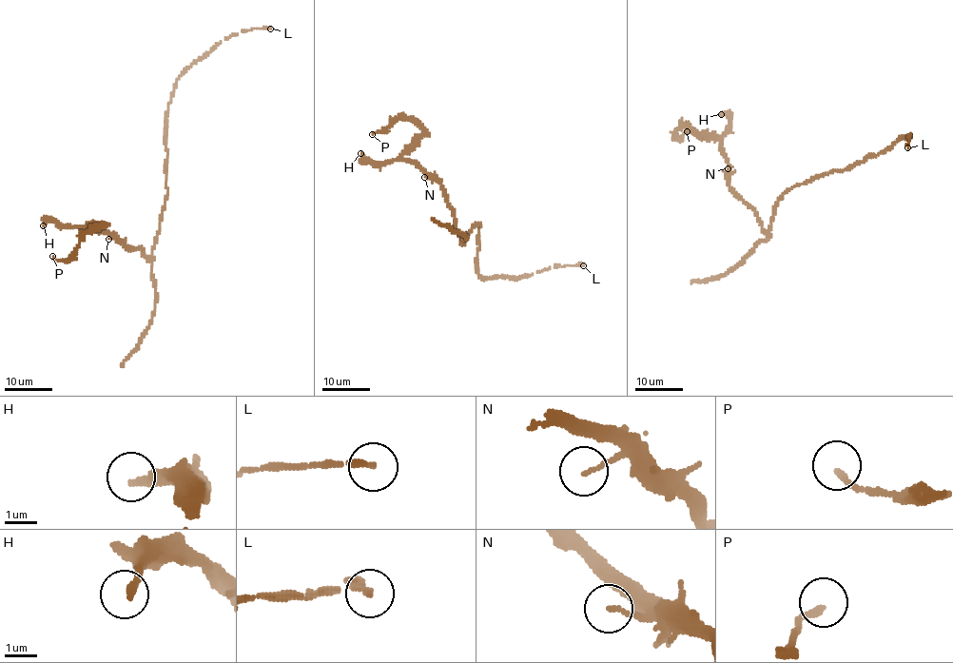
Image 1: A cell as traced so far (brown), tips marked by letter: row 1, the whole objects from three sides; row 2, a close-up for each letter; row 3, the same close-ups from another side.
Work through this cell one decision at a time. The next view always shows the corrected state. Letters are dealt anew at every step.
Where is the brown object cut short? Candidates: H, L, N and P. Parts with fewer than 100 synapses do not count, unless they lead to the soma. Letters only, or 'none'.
L

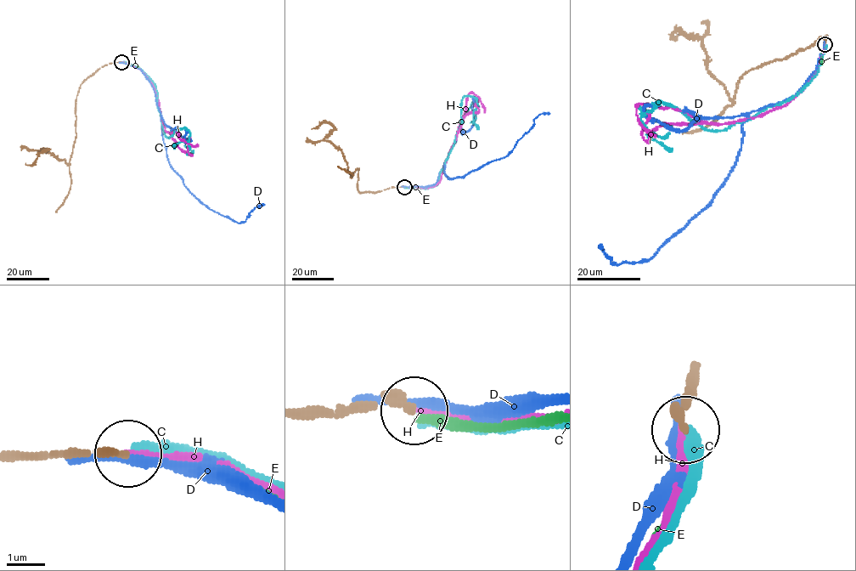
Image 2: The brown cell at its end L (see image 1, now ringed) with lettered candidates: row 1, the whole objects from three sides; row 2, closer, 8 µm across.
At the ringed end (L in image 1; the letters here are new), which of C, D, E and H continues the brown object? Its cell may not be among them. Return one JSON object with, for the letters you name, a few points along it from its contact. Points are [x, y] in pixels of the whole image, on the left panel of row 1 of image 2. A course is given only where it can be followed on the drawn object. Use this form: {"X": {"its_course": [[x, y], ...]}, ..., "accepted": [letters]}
{"H": {"its_course": [[121, 62], [142, 70], [150, 82], [166, 131], [177, 132], [180, 139], [198, 145]]}, "accepted": ["H"]}

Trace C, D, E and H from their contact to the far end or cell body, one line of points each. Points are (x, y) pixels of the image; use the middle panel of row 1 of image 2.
C: (404, 187), (423, 188), (436, 184), (460, 120), (477, 98), (469, 96), (461, 100), (461, 123)
D: (403, 186), (436, 183), (444, 164), (449, 179), (504, 157), (534, 118), (549, 113)
E: (404, 187), (421, 189)
H: (404, 187), (424, 189), (439, 182), (468, 94), (477, 96), (485, 112)

